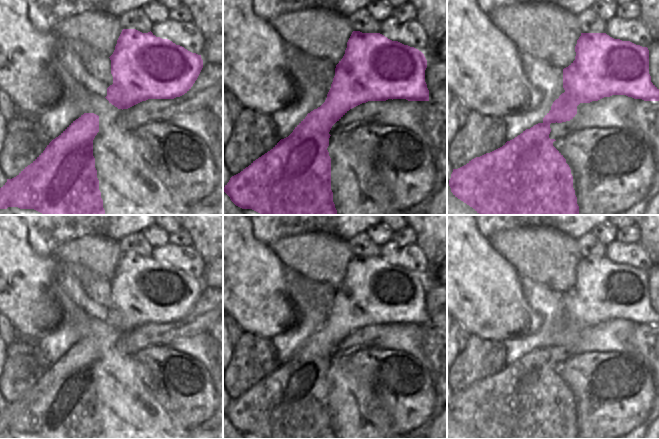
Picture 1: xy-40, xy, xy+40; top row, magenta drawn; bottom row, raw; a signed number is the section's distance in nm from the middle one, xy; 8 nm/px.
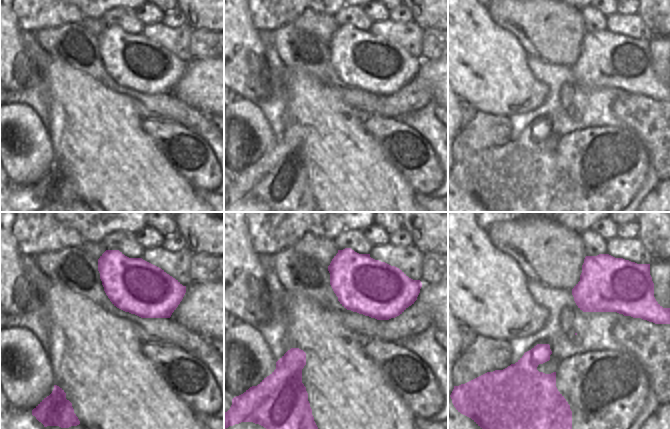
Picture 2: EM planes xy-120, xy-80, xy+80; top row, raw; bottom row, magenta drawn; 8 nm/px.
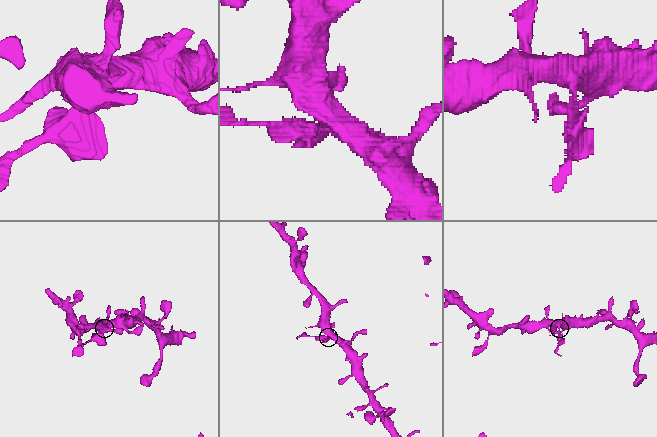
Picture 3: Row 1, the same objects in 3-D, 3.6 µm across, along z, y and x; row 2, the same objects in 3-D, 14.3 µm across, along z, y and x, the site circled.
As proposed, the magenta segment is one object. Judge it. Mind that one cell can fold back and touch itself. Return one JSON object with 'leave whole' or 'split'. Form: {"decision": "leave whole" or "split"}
{"decision": "split"}

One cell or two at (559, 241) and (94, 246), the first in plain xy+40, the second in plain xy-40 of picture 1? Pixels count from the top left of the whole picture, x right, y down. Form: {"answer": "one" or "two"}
{"answer": "one"}

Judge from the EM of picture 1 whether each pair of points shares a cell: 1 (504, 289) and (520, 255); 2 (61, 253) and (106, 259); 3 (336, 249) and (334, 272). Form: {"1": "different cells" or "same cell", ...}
{"1": "different cells", "2": "same cell", "3": "same cell"}

